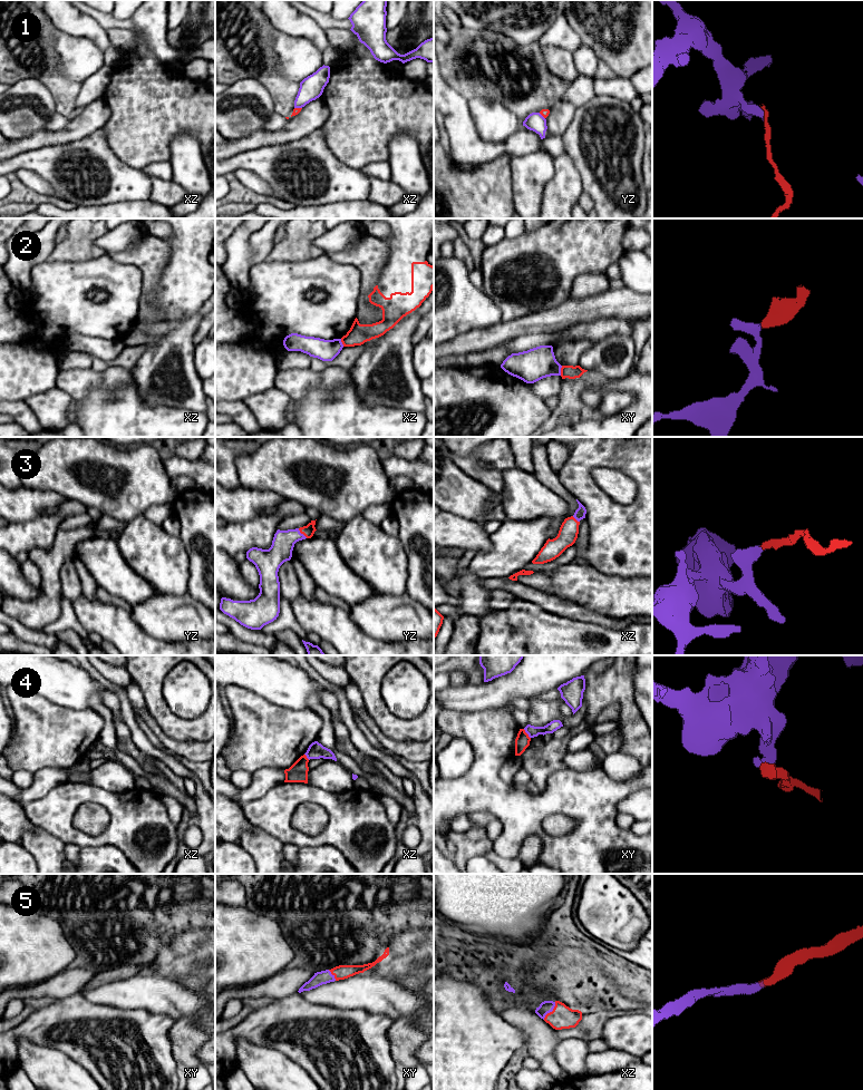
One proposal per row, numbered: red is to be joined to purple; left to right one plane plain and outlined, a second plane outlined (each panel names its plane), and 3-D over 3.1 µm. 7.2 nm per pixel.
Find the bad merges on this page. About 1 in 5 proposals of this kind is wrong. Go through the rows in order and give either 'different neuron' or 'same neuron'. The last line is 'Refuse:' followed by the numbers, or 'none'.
1: different neuron
2: different neuron
3: same neuron
4: different neuron
5: same neuron
Refuse: 1, 2, 4

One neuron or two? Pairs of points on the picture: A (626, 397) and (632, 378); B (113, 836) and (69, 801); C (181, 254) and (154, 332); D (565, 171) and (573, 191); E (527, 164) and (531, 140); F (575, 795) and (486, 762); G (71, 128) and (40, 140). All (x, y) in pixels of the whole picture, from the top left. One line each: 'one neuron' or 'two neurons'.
A: two neurons
B: one neuron
C: one neuron
D: one neuron
E: two neurons
F: one neuron
G: one neuron

